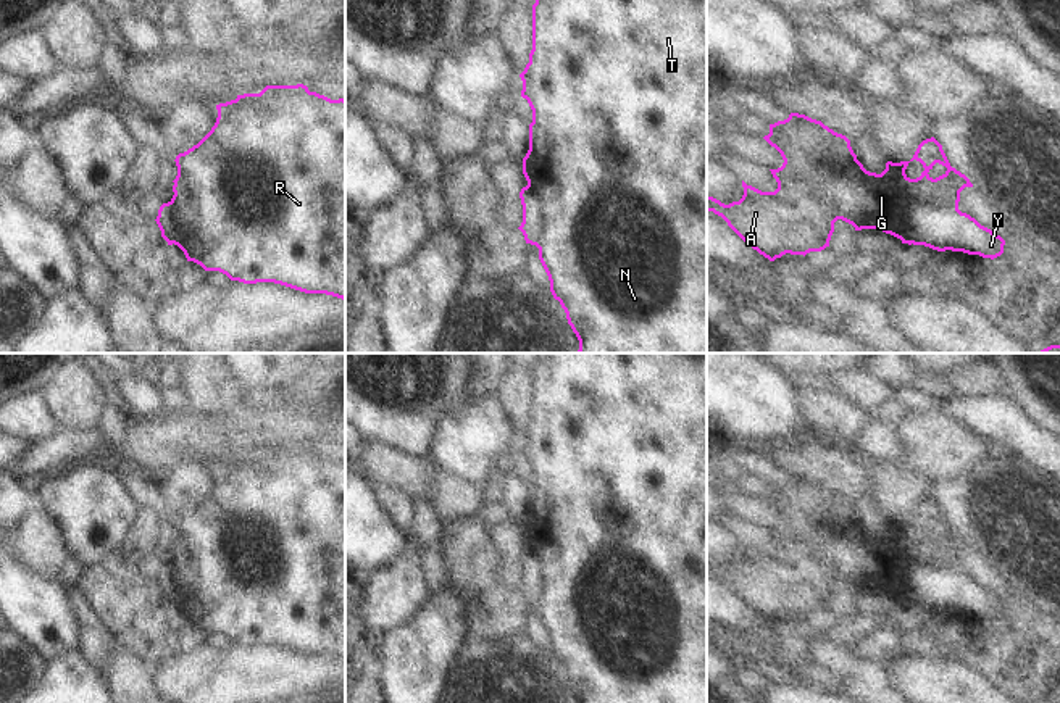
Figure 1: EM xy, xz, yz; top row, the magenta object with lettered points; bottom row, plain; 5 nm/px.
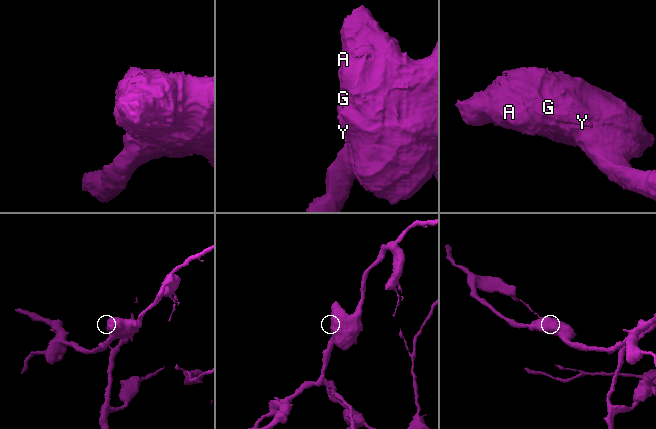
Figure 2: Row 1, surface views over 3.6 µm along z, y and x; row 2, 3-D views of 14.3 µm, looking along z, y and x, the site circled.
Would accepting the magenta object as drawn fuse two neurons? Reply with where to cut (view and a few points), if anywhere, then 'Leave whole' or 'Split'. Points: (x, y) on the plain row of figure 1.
Split along yz (959, 571), (915, 565), (907, 584), (910, 603). Split.

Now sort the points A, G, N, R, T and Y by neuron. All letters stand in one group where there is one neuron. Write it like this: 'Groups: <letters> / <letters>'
Groups: A G N R T / Y.

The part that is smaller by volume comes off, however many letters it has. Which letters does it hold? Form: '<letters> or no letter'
Y

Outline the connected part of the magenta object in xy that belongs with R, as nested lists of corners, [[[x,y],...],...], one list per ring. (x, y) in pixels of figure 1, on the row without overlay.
[[[266,447],[260,455],[237,456],[216,466],[218,479],[211,492],[192,510],[176,518],[177,537],[173,559],[177,577],[177,606],[187,622],[205,632],[219,632],[244,645],[274,643],[305,655],[326,655],[345,661],[345,461],[331,461],[307,447]]]

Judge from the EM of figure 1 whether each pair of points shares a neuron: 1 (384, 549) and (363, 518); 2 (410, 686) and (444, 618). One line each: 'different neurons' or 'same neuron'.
1: same neuron
2: same neuron

